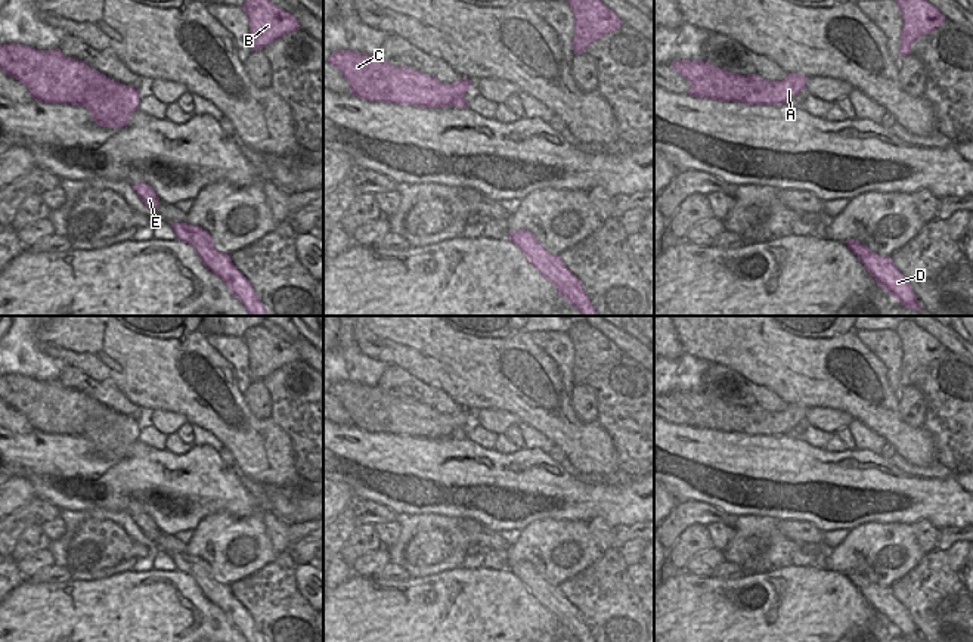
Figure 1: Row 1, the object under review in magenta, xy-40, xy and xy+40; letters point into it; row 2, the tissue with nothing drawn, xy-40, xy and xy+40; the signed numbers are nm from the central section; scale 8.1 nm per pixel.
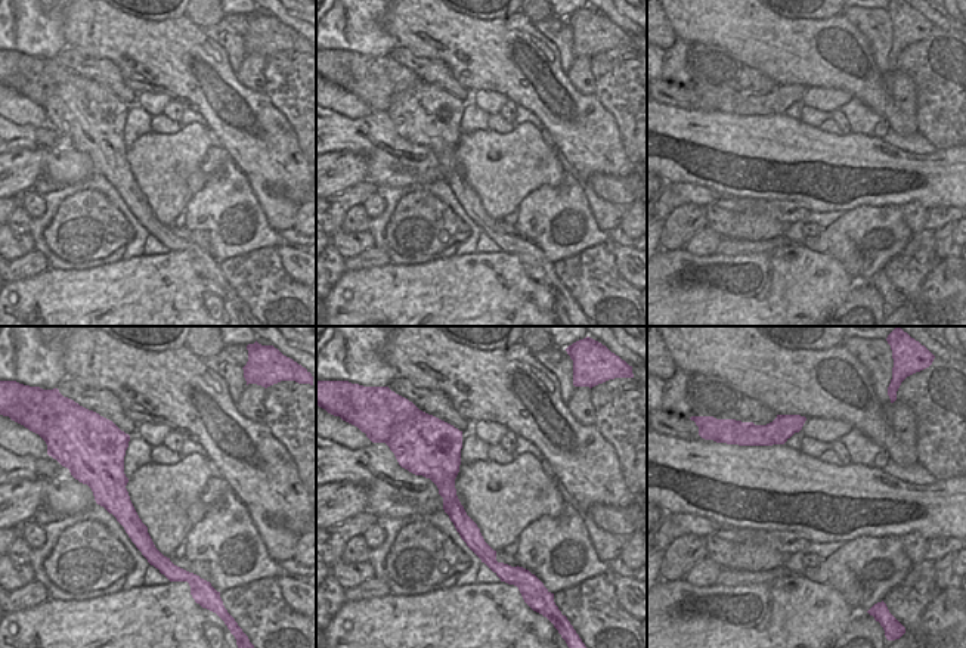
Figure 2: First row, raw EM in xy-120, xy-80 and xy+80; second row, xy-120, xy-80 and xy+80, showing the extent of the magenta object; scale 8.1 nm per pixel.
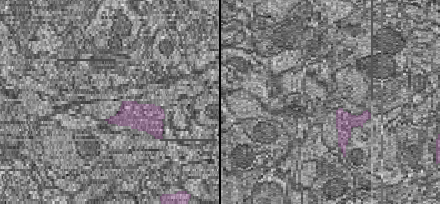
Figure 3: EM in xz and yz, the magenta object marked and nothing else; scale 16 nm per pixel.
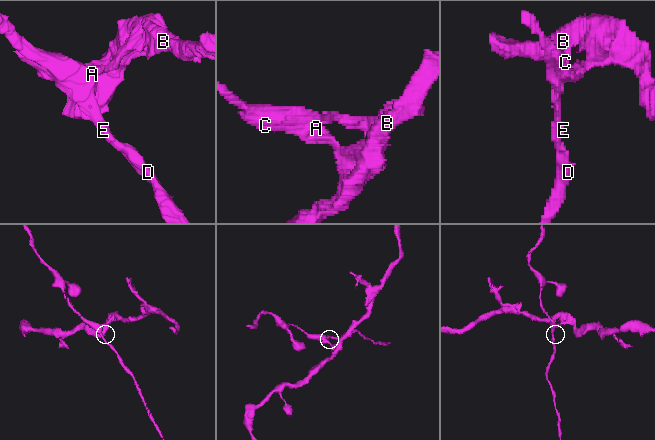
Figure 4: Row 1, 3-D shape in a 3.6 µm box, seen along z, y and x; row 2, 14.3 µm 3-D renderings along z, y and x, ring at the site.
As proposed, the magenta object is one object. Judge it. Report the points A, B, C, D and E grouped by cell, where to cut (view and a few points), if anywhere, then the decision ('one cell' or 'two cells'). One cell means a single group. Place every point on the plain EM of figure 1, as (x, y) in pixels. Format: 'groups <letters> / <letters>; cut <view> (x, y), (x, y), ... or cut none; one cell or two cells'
groups A B / C D E; cut xy (440, 413), (451, 418), (454, 430), (462, 428); two cells

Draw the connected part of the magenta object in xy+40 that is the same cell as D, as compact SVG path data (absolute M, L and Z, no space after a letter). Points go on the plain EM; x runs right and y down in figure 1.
M849 570L847 579L859 589L867 602L905 639L921 641L910 611L899 604L890 587L870 581L864 574Z

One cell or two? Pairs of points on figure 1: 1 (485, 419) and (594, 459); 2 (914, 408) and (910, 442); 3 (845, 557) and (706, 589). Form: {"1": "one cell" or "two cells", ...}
{"1": "two cells", "2": "two cells", "3": "two cells"}

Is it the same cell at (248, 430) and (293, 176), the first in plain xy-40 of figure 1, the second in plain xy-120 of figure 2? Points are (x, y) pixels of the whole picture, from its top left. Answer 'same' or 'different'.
same

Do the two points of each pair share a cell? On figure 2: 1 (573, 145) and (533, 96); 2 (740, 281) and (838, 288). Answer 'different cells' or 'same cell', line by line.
1: same cell
2: same cell

